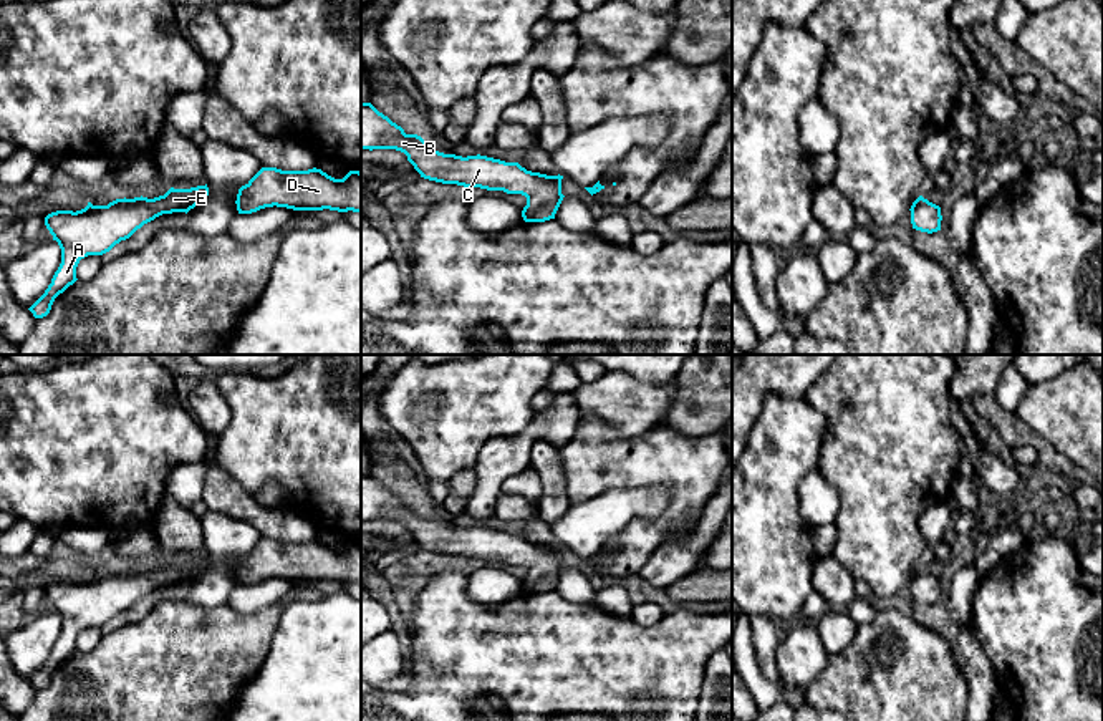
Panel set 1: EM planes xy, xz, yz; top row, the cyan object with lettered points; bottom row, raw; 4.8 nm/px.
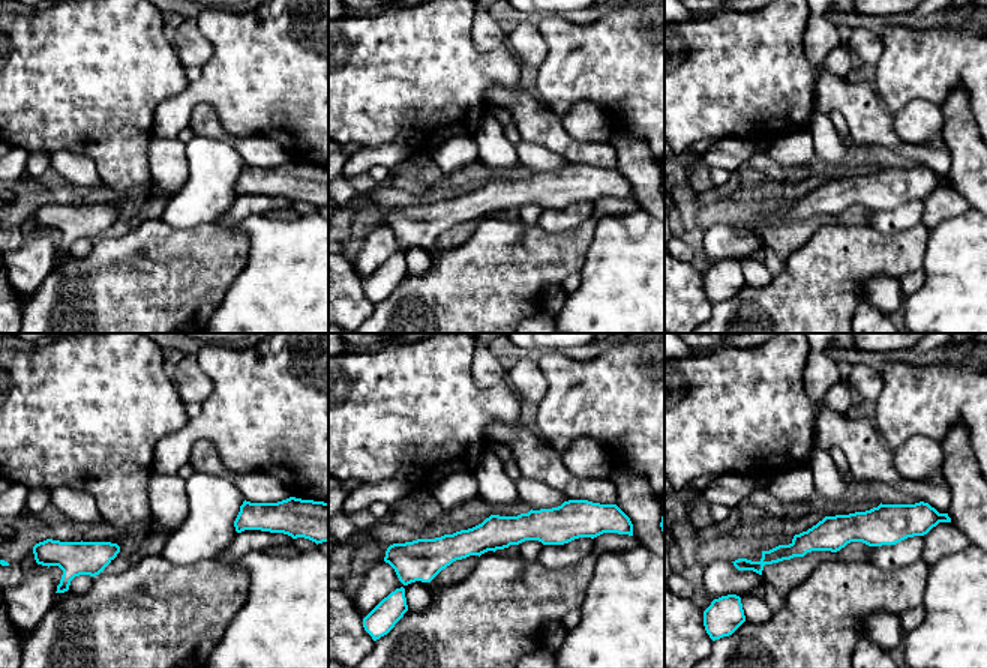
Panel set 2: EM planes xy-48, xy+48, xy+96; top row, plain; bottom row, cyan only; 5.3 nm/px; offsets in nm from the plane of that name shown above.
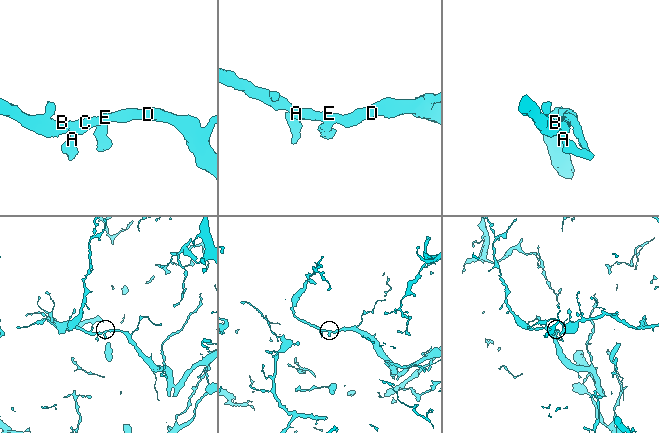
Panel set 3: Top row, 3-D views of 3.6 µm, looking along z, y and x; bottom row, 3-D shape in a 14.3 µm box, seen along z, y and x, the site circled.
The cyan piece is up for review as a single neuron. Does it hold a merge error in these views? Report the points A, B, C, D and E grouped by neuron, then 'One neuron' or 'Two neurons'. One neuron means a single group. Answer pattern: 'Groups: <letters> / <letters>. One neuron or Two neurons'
Groups: A B C D E. One neuron

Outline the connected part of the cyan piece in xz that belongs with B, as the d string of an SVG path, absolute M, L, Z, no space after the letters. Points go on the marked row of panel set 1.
M361 101L361 149L396 149L407 156L407 161L421 177L522 194L527 206L522 210L525 222L545 222L555 219L563 201L563 176L532 172L518 162L505 162L487 156L455 156L436 151L431 143L417 134L406 134L401 126L379 113L371 103Z

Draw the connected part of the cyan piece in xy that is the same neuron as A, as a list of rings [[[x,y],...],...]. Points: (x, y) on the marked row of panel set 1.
[[[171,187],[164,196],[147,199],[116,199],[108,206],[88,206],[81,210],[56,210],[45,217],[45,225],[61,249],[61,264],[45,293],[28,308],[35,318],[50,313],[55,298],[76,278],[76,267],[88,255],[103,255],[129,239],[144,224],[162,214],[189,212],[209,196],[209,187]]]

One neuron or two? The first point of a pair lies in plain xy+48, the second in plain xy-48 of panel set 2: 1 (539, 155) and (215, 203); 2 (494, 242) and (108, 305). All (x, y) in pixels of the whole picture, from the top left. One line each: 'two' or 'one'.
1: one
2: one

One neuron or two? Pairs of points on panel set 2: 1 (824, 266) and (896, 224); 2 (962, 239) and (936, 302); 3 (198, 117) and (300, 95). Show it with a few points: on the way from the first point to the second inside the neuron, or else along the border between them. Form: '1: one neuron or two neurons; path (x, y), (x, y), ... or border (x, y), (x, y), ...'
1: two neurons; border (870, 222), (881, 231), (900, 231), (917, 224)
2: one neuron; path (962, 254), (962, 276), (951, 287)
3: two neurons; border (191, 110), (209, 104), (221, 126), (242, 137)

